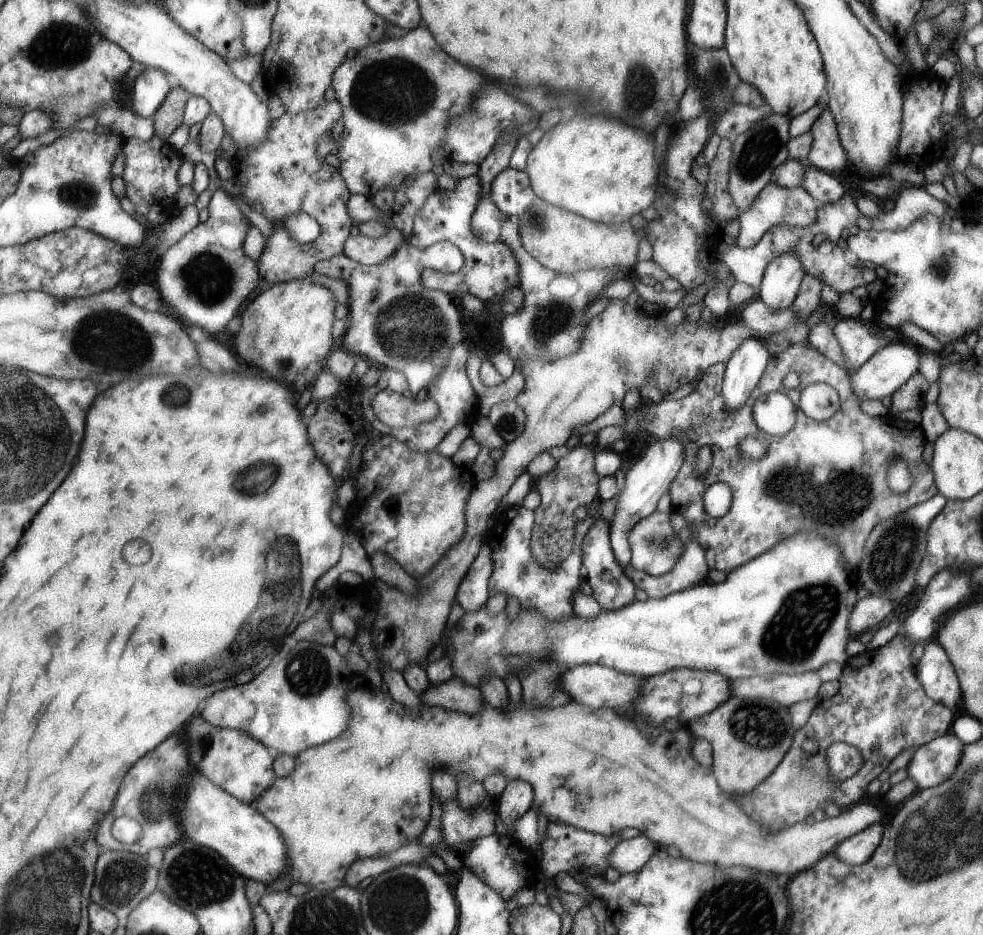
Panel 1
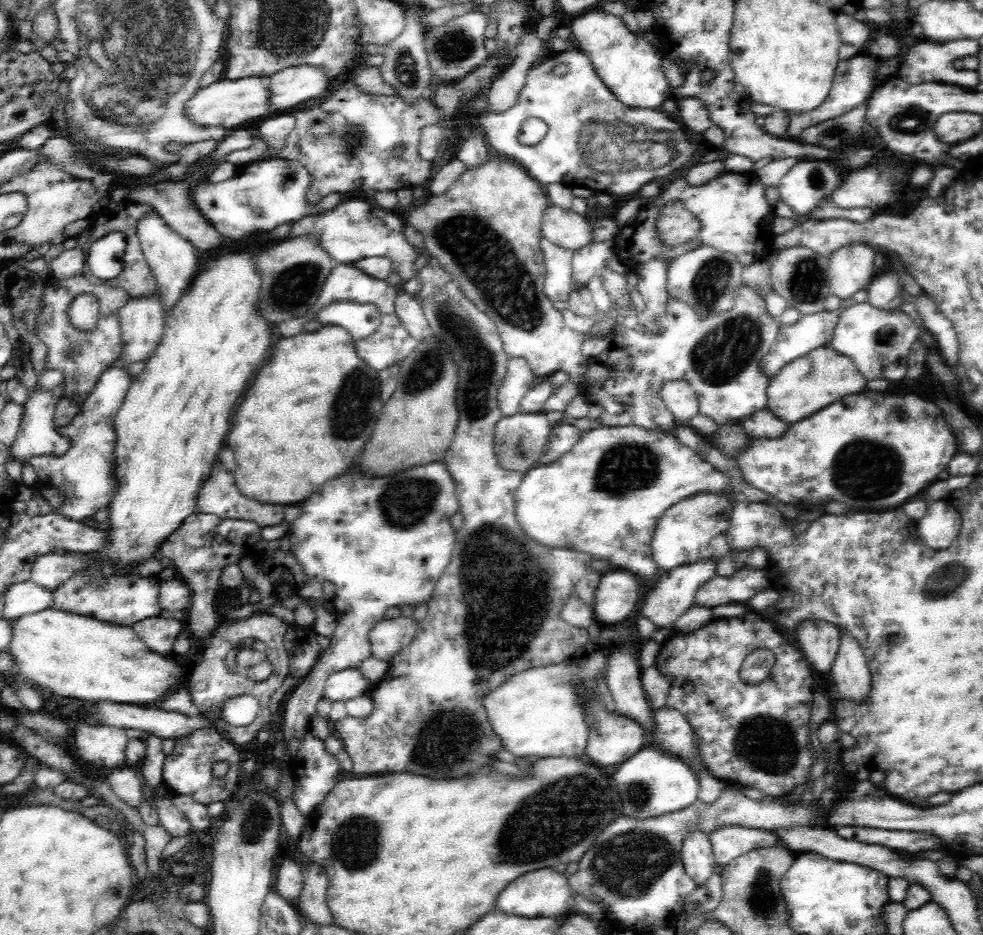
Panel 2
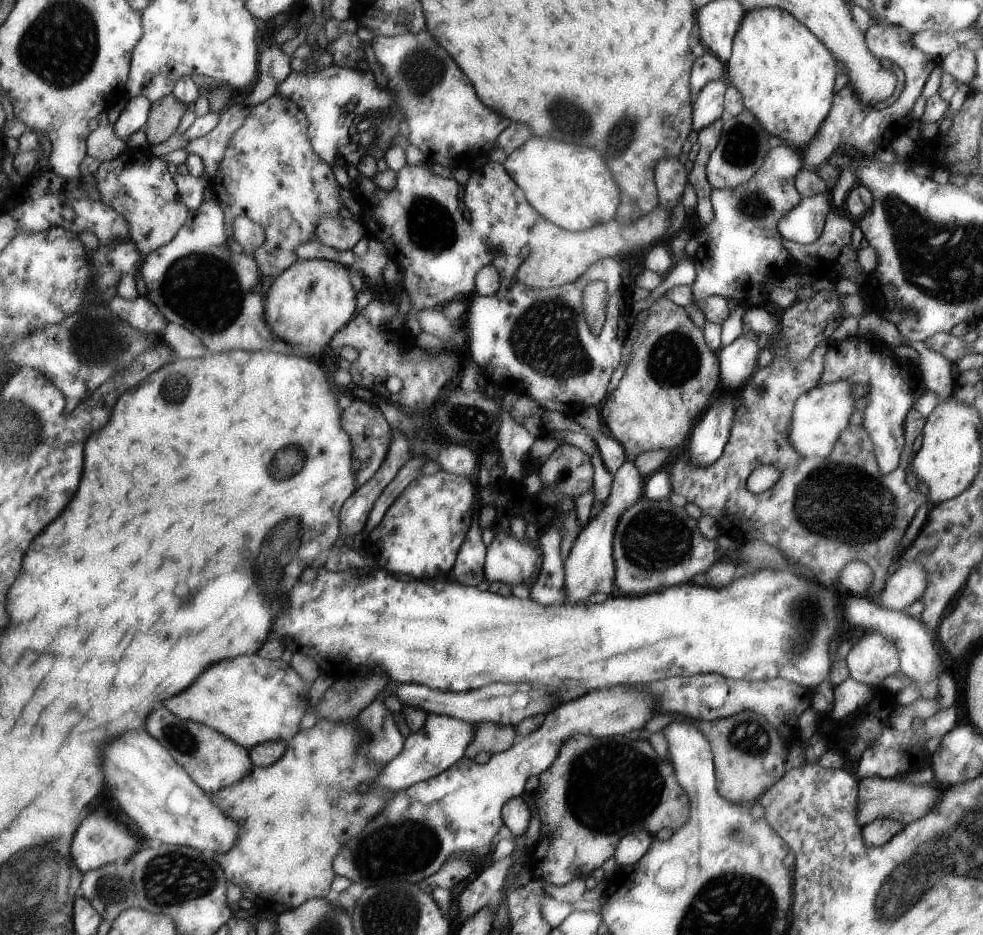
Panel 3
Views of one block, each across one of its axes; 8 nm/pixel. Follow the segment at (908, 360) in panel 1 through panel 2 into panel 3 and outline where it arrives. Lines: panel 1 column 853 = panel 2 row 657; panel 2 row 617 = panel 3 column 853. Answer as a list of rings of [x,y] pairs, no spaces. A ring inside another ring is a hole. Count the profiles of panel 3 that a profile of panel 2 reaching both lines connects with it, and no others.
[[[848,380],[816,386],[802,394],[796,401],[791,415],[787,442],[802,457],[827,458],[847,427],[854,412],[854,400]]]

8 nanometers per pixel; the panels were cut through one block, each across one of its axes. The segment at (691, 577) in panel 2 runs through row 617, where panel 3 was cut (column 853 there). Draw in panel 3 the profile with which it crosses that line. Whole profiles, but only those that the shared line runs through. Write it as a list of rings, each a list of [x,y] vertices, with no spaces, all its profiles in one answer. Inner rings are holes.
[[[865,634],[853,644],[845,660],[849,677],[864,685],[879,686],[900,671],[898,648],[880,634]]]

